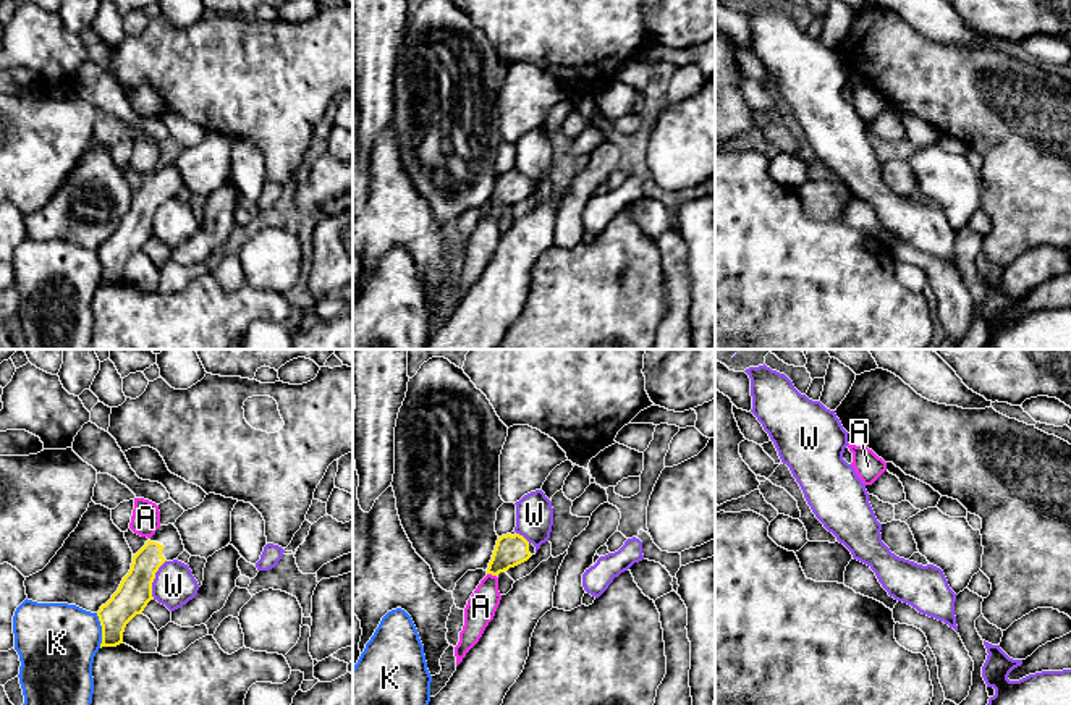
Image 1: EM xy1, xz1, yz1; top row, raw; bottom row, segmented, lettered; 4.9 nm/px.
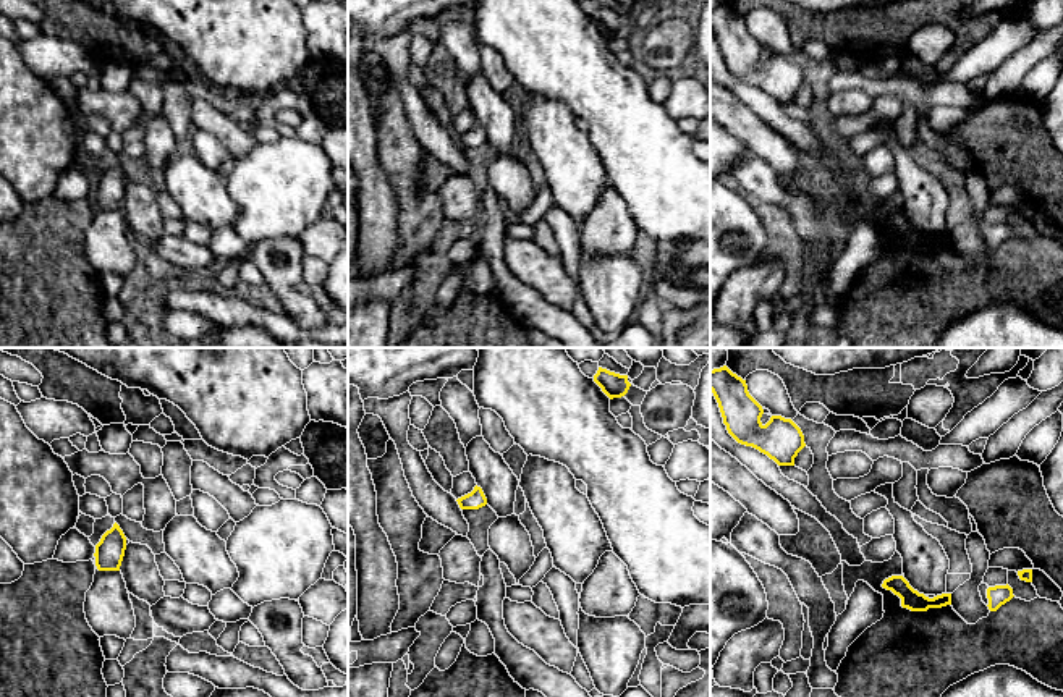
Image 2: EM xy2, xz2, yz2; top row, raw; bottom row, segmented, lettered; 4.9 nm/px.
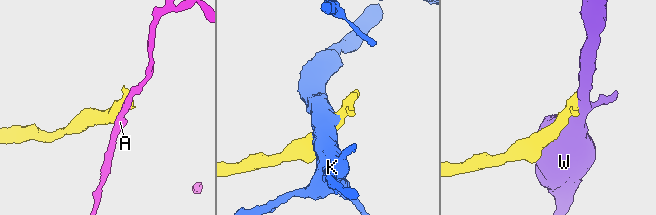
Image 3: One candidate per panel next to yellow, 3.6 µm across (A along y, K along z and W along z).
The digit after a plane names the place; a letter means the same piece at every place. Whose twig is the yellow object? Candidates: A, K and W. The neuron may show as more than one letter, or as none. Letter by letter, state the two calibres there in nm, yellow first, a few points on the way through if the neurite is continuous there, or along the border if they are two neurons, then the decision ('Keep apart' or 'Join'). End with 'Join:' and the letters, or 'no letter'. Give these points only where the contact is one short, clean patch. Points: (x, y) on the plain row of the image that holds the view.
A: Thickness 160 nm (yellow) against 150 nm. Boundary: xz1 (487, 211), (495, 214). Keep apart
K: Thickness 170 nm (yellow) against 400 nm. Keep apart
W: Thickness 170 nm (yellow) against 200 nm. Boundary: xy1 (165, 198), (156, 211), (152, 235). Keep apart
Join: no letter

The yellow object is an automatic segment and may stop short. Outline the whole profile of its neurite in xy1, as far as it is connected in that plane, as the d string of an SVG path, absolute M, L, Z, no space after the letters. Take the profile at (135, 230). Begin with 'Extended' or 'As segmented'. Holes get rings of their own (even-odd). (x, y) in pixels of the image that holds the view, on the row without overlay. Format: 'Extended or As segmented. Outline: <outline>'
Extended. Outline: M173 162L160 163L146 183L133 192L129 210L118 228L97 249L102 264L102 285L123 281L126 262L144 249L152 234L155 210L165 199L176 197L184 188L181 173Z

